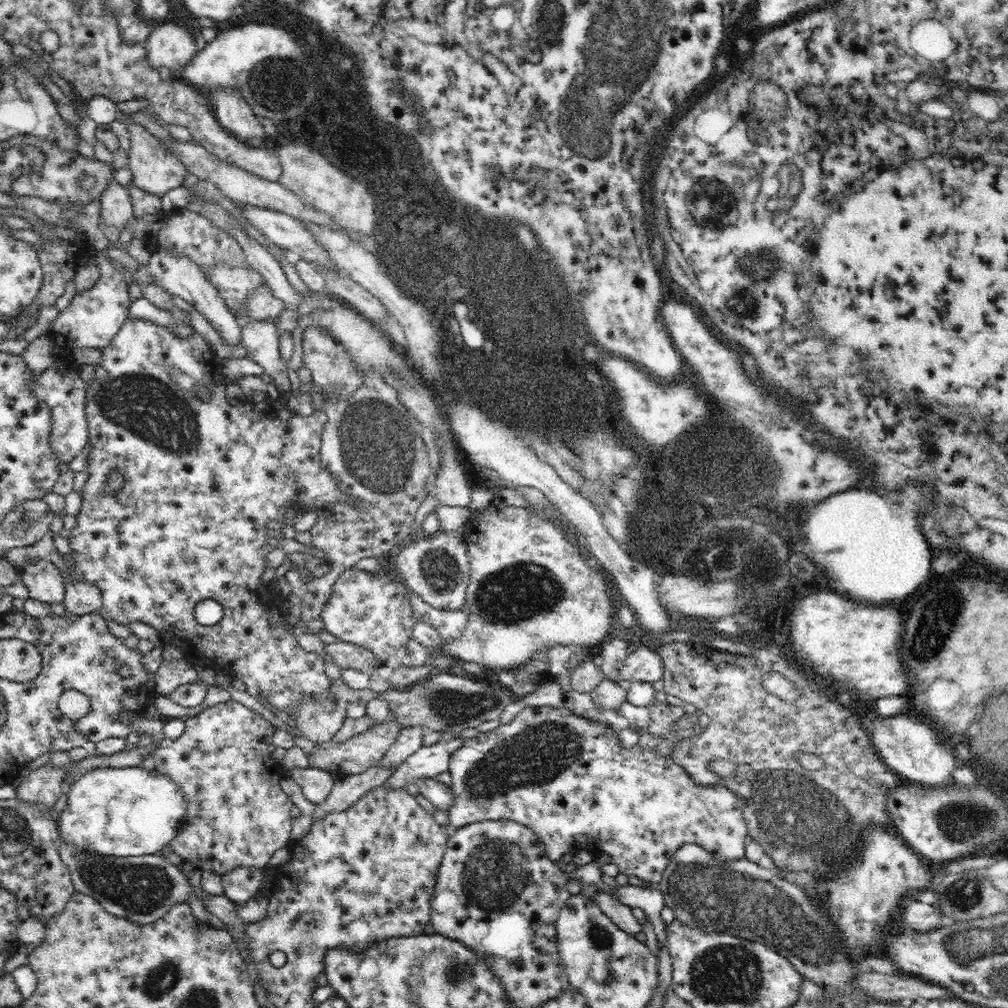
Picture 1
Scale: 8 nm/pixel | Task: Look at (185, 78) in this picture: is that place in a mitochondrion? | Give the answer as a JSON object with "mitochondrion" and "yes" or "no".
{"mitochondrion":"no"}

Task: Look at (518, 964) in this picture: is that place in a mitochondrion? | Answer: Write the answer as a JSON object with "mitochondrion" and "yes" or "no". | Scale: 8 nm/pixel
{"mitochondrion":"no"}

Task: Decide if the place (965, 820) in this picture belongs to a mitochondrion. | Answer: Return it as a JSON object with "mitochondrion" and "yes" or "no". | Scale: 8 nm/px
{"mitochondrion":"yes"}

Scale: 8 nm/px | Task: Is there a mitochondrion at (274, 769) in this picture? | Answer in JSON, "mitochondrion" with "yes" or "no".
{"mitochondrion":"no"}

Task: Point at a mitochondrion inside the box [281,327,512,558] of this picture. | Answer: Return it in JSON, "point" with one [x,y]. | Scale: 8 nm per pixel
{"point":[376,445]}

